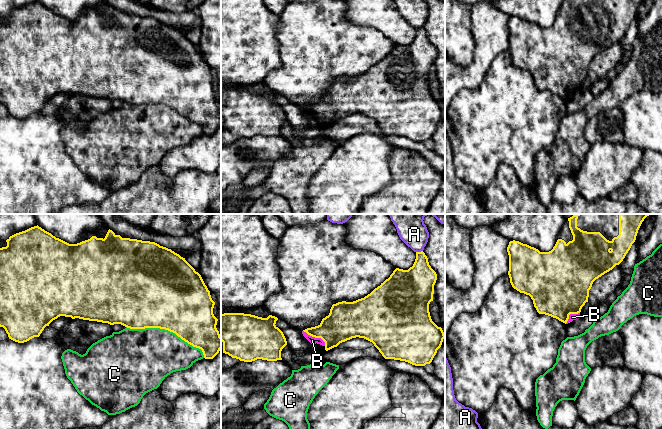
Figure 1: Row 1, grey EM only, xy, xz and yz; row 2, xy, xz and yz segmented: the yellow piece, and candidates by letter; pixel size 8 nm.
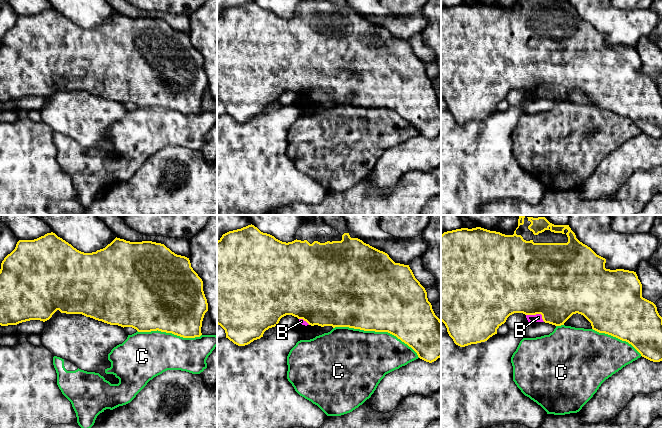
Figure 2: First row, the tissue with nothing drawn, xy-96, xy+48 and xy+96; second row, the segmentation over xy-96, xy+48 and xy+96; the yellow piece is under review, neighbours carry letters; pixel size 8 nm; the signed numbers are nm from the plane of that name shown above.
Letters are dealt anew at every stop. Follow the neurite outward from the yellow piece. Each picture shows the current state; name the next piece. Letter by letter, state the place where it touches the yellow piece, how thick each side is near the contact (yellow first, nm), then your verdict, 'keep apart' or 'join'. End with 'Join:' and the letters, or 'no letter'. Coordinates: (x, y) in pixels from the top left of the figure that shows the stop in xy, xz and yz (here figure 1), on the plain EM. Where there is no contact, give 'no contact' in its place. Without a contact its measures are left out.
A: contact xz (419, 28); calibres 280 and 200 nm; keep apart
B: contact xz (315, 113); calibres 260 and 60 nm; join
C: contact xy (167, 105); calibres 500 and 440 nm; keep apart
Join: B

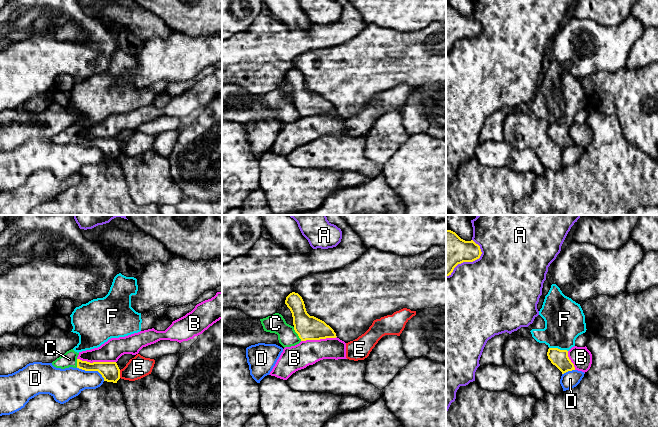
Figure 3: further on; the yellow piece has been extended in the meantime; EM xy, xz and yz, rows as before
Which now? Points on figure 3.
A: contact yz (467, 37); calibres 300 and 480 nm; keep apart
B: contact xy (96, 138); calibres 150 and 170 nm; keep apart
C: contact xz (297, 109); calibres 200 and 150 nm; keep apart
D: contact xy (91, 146); calibres 150 and 260 nm; keep apart
E: contact xy (119, 150); calibres 150 and 180 nm; keep apart
F: contact yz (557, 124); calibres 140 and 320 nm; keep apart
Join: no letter

